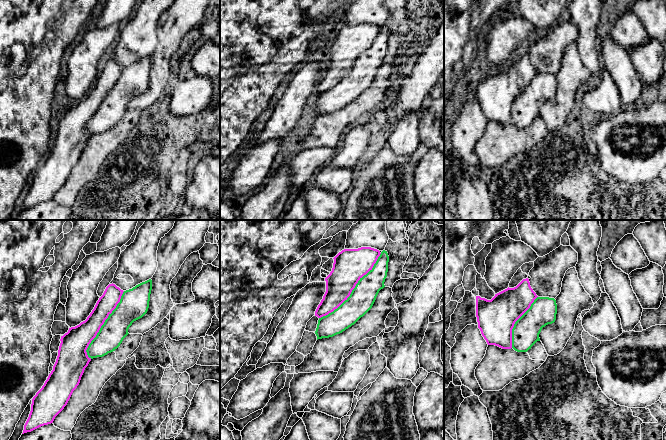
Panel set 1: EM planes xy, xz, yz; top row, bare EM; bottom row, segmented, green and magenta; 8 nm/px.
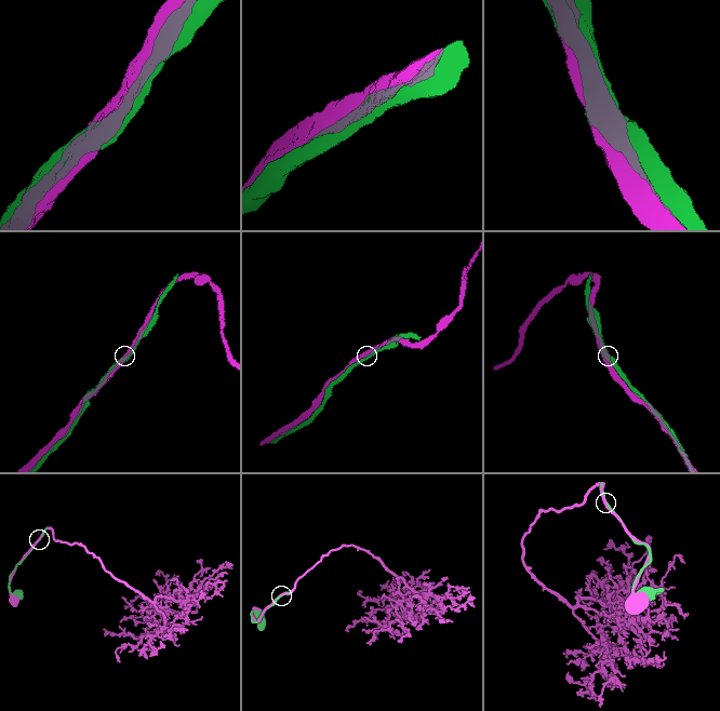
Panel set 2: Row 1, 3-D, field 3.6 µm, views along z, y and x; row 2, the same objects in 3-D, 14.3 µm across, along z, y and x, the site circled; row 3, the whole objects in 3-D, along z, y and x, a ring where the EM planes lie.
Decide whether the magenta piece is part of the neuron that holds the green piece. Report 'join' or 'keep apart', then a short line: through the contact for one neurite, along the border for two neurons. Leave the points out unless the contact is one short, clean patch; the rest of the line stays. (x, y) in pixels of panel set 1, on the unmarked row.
keep apart

